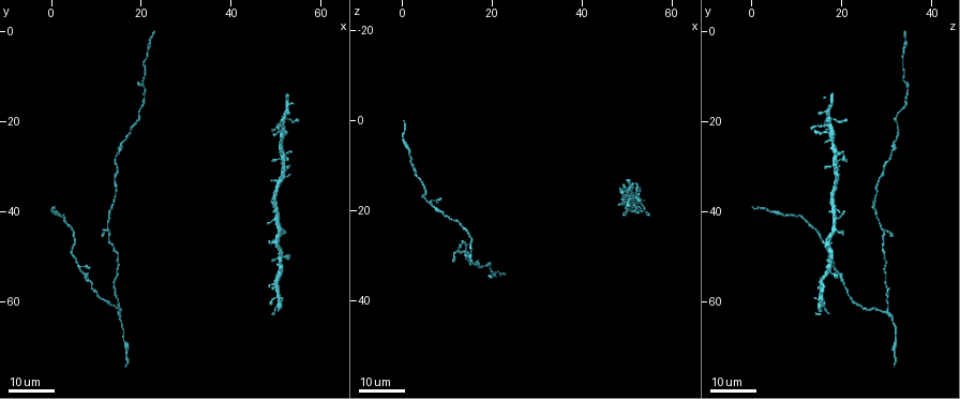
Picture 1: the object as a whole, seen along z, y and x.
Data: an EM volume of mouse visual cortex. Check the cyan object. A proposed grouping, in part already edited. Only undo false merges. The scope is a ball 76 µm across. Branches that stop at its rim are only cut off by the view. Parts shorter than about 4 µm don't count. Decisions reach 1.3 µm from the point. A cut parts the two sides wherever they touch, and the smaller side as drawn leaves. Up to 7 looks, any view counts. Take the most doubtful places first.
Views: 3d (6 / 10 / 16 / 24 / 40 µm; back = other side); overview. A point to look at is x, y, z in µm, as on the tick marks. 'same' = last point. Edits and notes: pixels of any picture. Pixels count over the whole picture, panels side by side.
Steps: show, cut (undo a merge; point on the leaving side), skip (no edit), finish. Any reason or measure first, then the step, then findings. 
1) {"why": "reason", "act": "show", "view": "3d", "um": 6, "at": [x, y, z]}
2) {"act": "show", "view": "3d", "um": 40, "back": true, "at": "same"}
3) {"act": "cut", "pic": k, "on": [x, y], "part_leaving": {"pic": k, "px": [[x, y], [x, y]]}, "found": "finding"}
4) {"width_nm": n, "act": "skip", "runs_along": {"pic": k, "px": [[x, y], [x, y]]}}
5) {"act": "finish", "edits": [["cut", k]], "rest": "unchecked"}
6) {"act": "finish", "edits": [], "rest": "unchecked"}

{"why": "three arms meet", "act": "show", "view": "3d", "um": 24, "at": [15.0, 62.0, 30.0]}

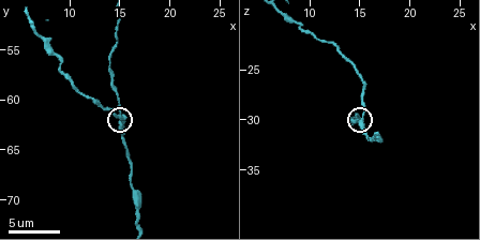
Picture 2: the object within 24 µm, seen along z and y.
{"act": "show", "view": "3d", "um": 10, "at": "same"}

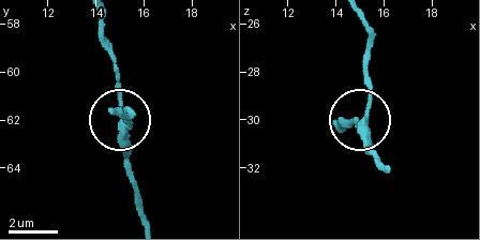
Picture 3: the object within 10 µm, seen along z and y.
{"act": "skip", "runs_along": {"pic": 3, "px": [[98, 20], [122, 93], [126, 165]]}, "found": "all the same cell"}

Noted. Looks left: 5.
{"why": "three arms meet", "act": "show", "view": "3d", "um": 24, "at": [7.5, 53.5, 19.5]}

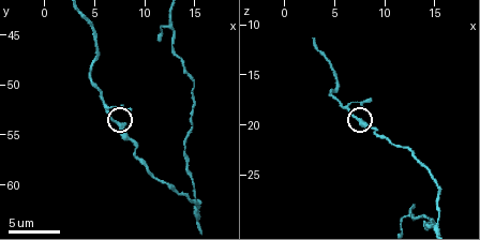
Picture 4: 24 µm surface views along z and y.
{"act": "show", "view": "3d", "um": 6, "at": [7.4, 53.8, 19.2]}

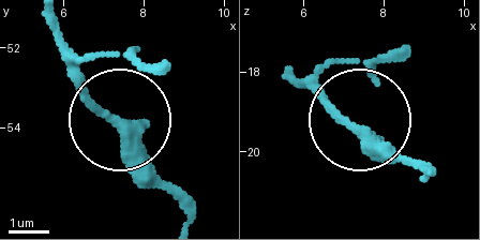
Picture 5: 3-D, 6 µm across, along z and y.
{"arms": 3, "act": "skip", "runs_along": {"pic": 5, "px": [[422, 176], [340, 115], [313, 77]]}, "found": "all the same cell"}

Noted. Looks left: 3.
{"act": "show", "view": "3d", "um": 24, "at": [19.5, 20.0, 32.0]}

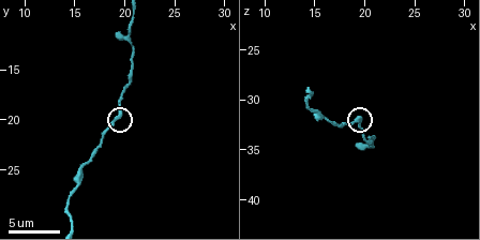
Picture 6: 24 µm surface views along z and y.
{"act": "show", "view": "3d", "um": 10, "at": [19.6, 19.6, 32.0]}

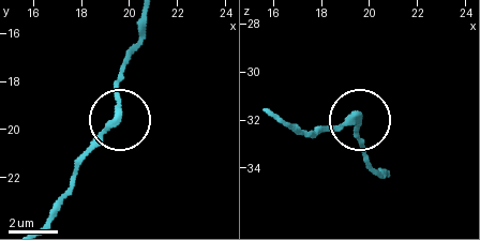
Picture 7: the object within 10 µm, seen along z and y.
{"width_nm": 250, "act": "skip", "runs_along": {"pic": 7, "px": [[276, 117], [313, 135], [362, 117], [356, 135], [362, 158]]}, "found": "continuous, no second cell"}

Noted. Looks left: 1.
{"act": "finish", "edits": [], "rest": "unchecked"}

